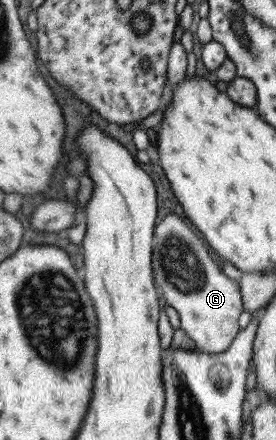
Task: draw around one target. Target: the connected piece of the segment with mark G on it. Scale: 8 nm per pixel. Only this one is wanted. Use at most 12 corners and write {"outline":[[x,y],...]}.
{"outline":[[178,215],[154,228],[151,265],[198,351],[239,332],[242,294]]}

